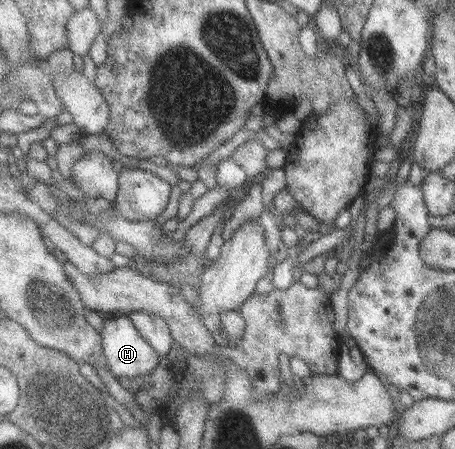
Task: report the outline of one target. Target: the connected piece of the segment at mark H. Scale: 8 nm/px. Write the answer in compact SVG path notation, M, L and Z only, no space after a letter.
M126 314L105 320L101 335L107 368L118 378L148 375L160 364L160 353Z

